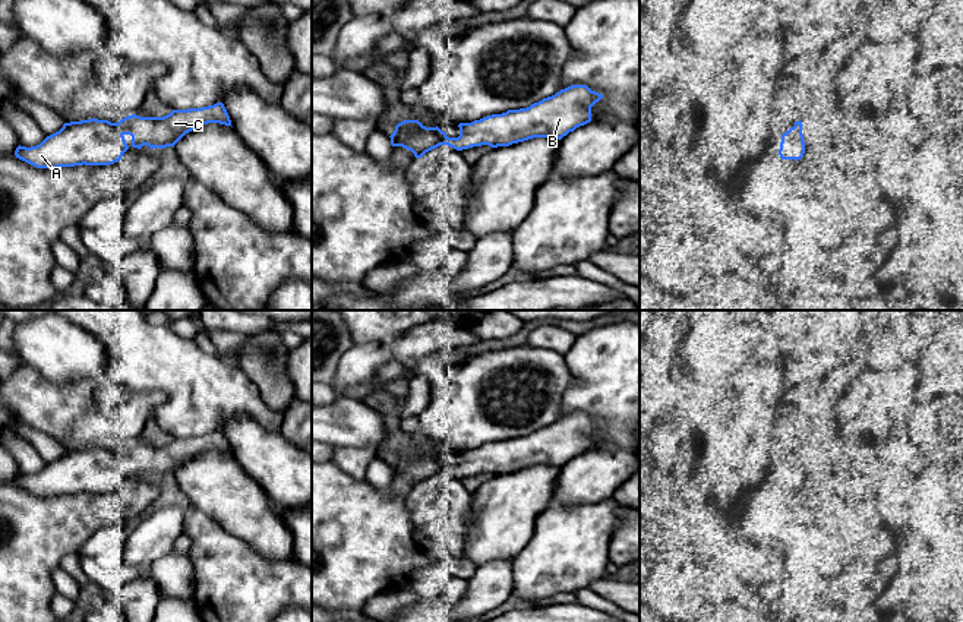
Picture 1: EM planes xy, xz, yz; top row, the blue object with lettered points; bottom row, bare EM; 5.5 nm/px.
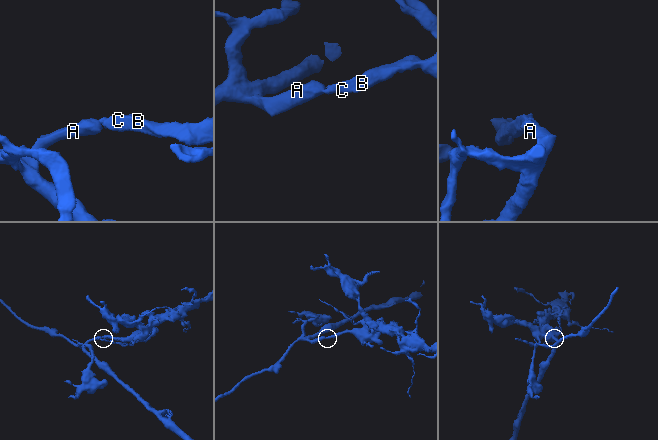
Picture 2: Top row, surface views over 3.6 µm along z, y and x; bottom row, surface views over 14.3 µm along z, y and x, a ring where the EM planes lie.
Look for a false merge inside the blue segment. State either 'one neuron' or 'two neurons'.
one neuron

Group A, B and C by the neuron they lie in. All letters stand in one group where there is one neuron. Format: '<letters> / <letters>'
A B C

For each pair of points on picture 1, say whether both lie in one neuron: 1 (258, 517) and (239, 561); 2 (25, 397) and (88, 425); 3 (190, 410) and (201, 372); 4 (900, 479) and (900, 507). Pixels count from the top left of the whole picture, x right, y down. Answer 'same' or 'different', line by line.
1: different
2: different
3: same
4: same

